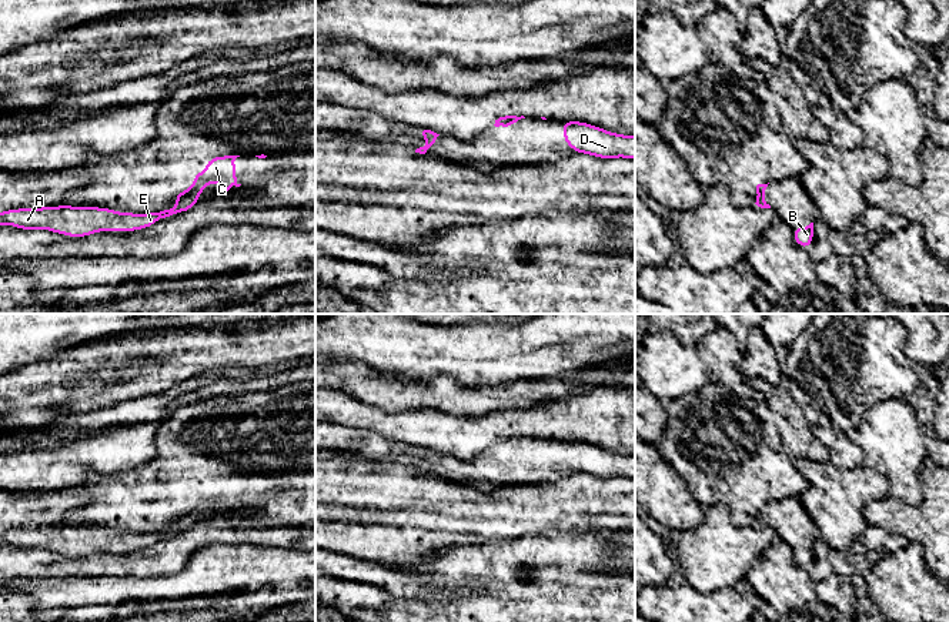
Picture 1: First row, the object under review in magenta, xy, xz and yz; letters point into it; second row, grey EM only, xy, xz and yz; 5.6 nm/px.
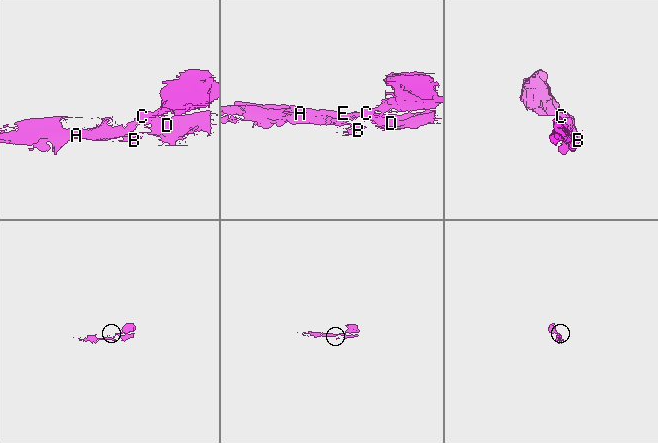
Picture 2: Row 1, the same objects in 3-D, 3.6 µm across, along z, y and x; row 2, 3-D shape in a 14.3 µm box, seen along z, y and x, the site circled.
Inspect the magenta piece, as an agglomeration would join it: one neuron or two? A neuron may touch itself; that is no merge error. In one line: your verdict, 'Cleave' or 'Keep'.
Cleave

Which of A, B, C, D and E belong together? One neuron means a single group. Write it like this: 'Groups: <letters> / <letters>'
Groups: A B D E / C

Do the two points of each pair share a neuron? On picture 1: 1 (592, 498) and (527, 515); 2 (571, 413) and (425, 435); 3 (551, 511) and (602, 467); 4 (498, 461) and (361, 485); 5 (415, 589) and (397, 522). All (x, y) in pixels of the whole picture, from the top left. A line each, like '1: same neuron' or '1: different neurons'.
1: same neuron
2: same neuron
3: different neurons
4: different neurons
5: different neurons

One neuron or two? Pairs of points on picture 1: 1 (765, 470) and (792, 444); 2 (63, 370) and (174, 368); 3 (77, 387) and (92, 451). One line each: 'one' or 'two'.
1: two
2: one
3: two

